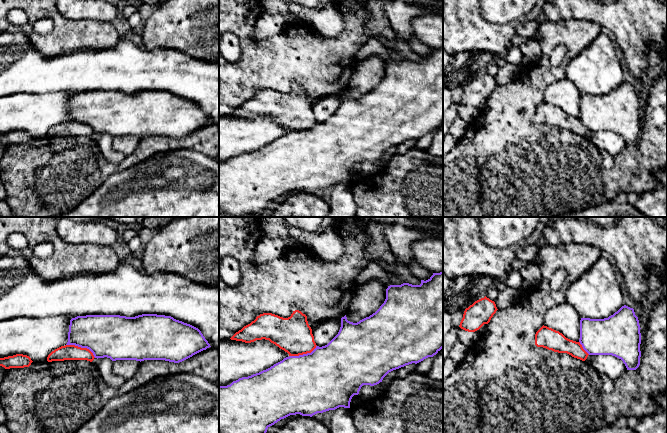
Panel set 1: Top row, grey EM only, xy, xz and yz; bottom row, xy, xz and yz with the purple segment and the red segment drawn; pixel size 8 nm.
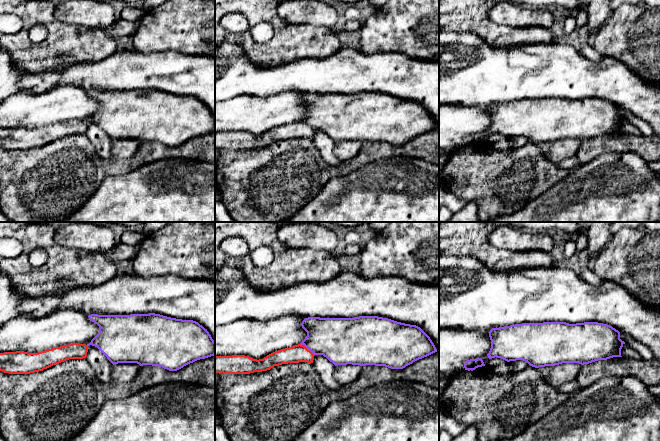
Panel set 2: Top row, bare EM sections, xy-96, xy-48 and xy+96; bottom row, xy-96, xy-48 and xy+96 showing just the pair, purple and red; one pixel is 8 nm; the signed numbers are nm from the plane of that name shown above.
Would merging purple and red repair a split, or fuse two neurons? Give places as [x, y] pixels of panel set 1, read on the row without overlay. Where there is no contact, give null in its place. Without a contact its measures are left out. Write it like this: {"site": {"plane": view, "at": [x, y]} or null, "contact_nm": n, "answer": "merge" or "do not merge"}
{"site": {"plane": "xy", "at": [81, 123]}, "contact_nm": 260, "answer": "do not merge"}

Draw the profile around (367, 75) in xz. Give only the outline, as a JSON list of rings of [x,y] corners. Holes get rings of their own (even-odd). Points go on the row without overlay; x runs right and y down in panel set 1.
[[[374,54],[361,61],[354,69],[348,87],[347,96],[357,99],[375,89],[386,75],[383,56]]]

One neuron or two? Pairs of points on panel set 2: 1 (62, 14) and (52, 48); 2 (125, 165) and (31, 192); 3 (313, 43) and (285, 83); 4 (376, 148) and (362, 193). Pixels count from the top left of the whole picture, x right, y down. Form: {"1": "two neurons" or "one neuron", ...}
{"1": "two neurons", "2": "one neuron", "3": "two neurons", "4": "two neurons"}

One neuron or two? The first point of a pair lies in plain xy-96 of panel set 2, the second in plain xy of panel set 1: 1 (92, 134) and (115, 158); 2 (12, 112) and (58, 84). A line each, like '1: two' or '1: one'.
1: one
2: two

